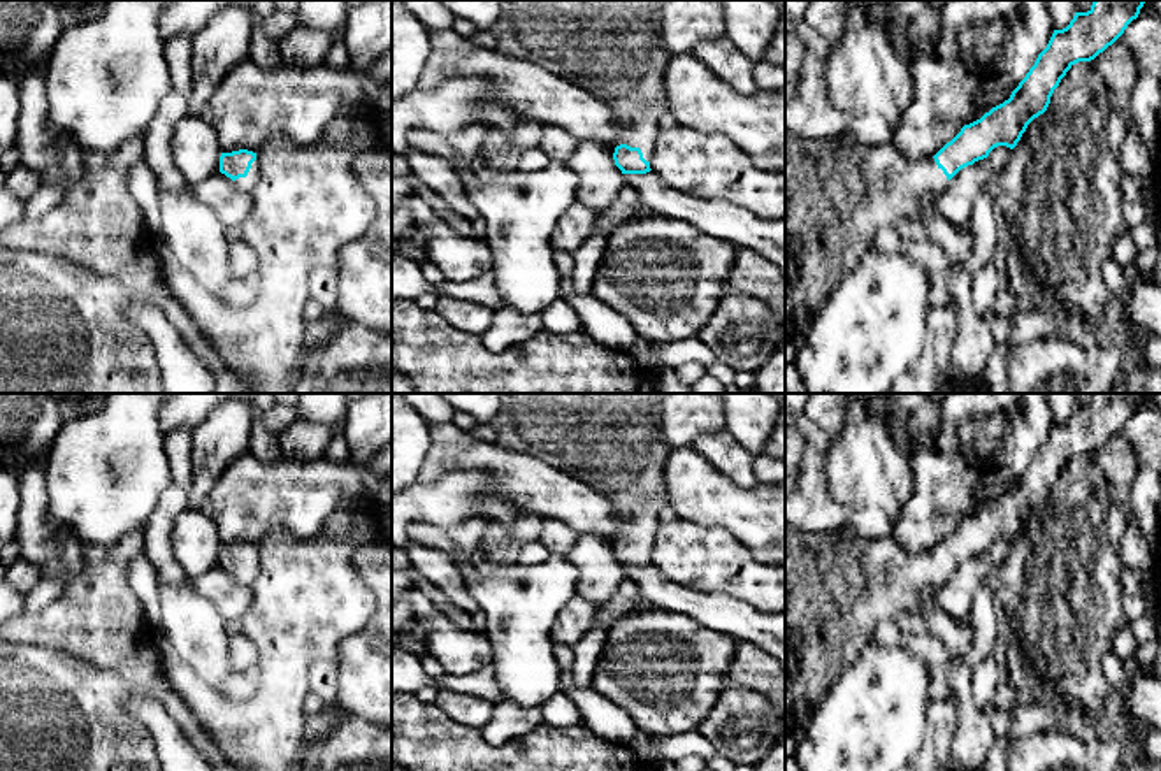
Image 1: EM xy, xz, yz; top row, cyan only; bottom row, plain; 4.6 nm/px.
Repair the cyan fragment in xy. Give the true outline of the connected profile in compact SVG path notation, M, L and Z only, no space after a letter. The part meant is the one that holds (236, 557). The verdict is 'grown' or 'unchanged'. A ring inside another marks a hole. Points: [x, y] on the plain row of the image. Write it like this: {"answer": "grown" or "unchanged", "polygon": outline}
{"answer": "grown", "polygon": "M248 543L221 546L220 566L232 574L246 571L249 574L249 580L253 581L258 574L256 546Z"}

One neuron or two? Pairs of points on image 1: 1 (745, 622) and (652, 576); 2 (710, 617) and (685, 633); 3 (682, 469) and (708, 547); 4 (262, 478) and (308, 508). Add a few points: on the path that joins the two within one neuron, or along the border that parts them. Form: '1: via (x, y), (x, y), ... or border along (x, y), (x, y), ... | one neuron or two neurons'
1: via (722, 613), (675, 598) | one neuron
2: border along (661, 606), (682, 612), (736, 641) | two neurons
3: border along (678, 517), (701, 526), (722, 526), (740, 541) | two neurons
4: via (273, 489), (278, 494), (294, 494), (297, 497) | one neuron

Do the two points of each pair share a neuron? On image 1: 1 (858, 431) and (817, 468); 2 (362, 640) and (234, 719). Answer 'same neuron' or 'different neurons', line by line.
1: different neurons
2: different neurons

